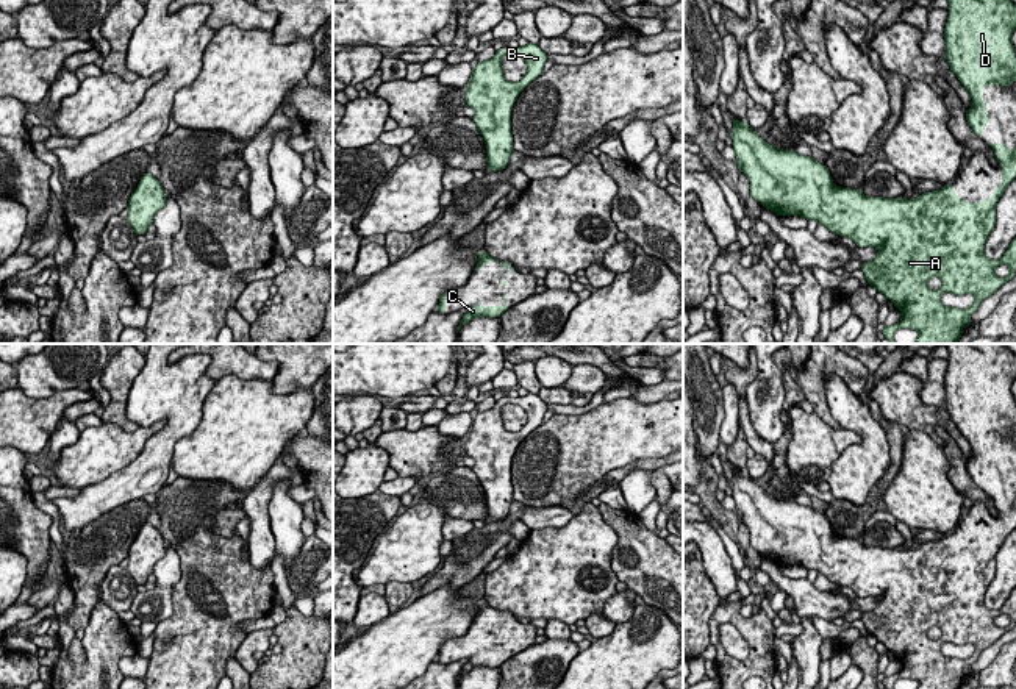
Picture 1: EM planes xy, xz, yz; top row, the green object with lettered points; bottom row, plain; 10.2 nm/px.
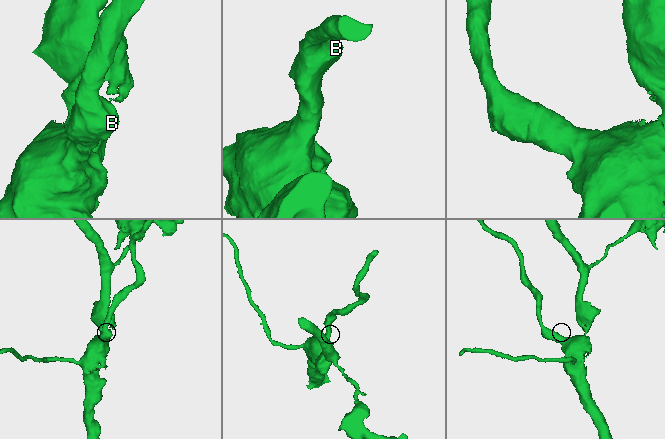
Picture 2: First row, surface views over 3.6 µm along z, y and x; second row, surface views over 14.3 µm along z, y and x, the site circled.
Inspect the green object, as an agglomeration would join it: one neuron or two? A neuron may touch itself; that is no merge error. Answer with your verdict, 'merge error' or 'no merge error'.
no merge error

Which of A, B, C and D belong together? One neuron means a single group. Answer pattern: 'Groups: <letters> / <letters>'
Groups: A B C D

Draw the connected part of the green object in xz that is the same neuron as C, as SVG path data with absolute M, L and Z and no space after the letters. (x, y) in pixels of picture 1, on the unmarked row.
M474 655L467 659L467 662L463 666L461 669L461 673L456 680L456 683L460 681L460 678L464 675L464 673L469 673L470 670L474 670L475 667L502 667L502 664L508 661L508 655L502 655L502 656L481 656L481 655Z

